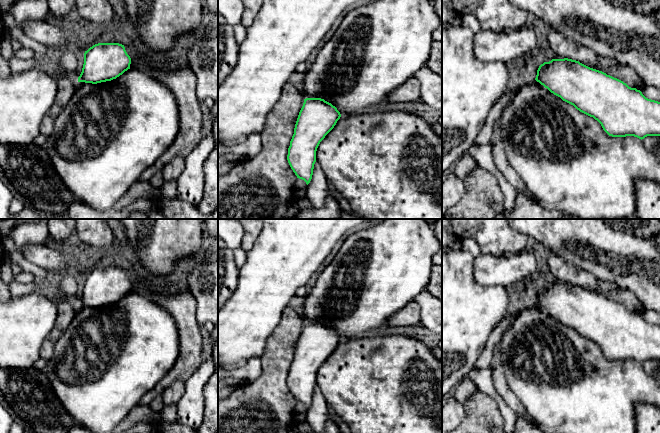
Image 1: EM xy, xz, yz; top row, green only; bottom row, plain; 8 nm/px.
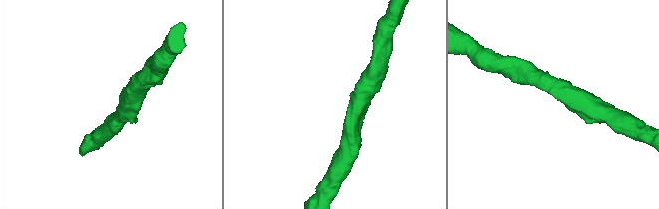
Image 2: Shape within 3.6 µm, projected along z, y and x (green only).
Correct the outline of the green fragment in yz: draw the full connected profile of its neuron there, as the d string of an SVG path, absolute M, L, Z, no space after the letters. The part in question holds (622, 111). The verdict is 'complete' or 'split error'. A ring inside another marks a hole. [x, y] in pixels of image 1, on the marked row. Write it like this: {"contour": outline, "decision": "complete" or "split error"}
{"contour": "M568 58L552 59L539 66L535 80L580 112L597 120L609 136L634 136L641 140L647 136L660 136L660 102L646 98L640 90L631 88L623 81L602 71Z", "decision": "complete"}

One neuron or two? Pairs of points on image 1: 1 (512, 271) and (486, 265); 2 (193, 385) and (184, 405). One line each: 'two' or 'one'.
1: one
2: one

